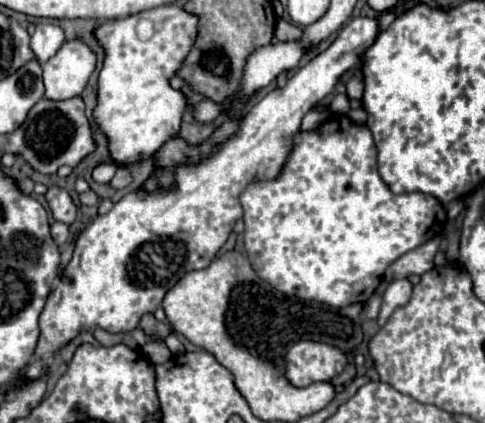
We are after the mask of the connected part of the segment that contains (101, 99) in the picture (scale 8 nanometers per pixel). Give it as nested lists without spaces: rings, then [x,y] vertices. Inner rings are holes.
[[[161,5],[125,19],[105,21],[93,33],[107,55],[103,59],[103,69],[97,81],[97,105],[93,109],[93,121],[105,133],[109,141],[109,155],[115,163],[125,165],[147,161],[181,129],[187,97],[181,91],[173,89],[169,79],[181,69],[181,63],[187,59],[193,43],[197,41],[197,15],[187,13],[181,5]],[[141,19],[149,19],[153,23],[153,35],[149,39],[141,39],[137,33],[137,23]]]

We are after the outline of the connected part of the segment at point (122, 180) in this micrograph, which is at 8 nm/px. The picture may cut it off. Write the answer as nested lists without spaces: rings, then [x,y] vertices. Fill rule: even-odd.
[[[119,167],[117,169],[117,173],[115,173],[115,177],[111,179],[111,187],[127,187],[127,185],[131,185],[133,183],[133,177],[131,177],[131,171],[129,169],[125,169],[125,167]]]

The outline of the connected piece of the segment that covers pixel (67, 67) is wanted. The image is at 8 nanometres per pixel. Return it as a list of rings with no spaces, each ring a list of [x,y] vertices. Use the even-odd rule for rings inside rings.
[[[65,41],[63,47],[57,51],[57,55],[51,57],[43,65],[45,99],[65,101],[65,99],[81,95],[81,91],[85,89],[85,85],[87,85],[93,69],[95,69],[95,53],[83,41]]]

